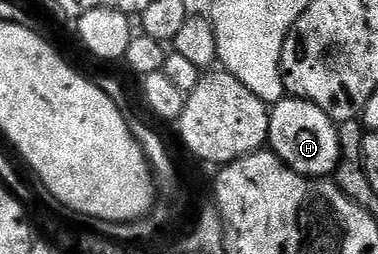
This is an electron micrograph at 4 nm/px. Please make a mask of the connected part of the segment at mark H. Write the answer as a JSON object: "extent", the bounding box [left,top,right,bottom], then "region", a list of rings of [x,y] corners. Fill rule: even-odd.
{"extent":[267,96,340,178],"region":[[[293,96],[278,101],[270,110],[270,114],[271,122],[267,136],[270,152],[279,156],[288,169],[297,171],[302,177],[330,178],[340,158],[336,122],[332,121],[329,115],[325,115],[321,107]]]}

